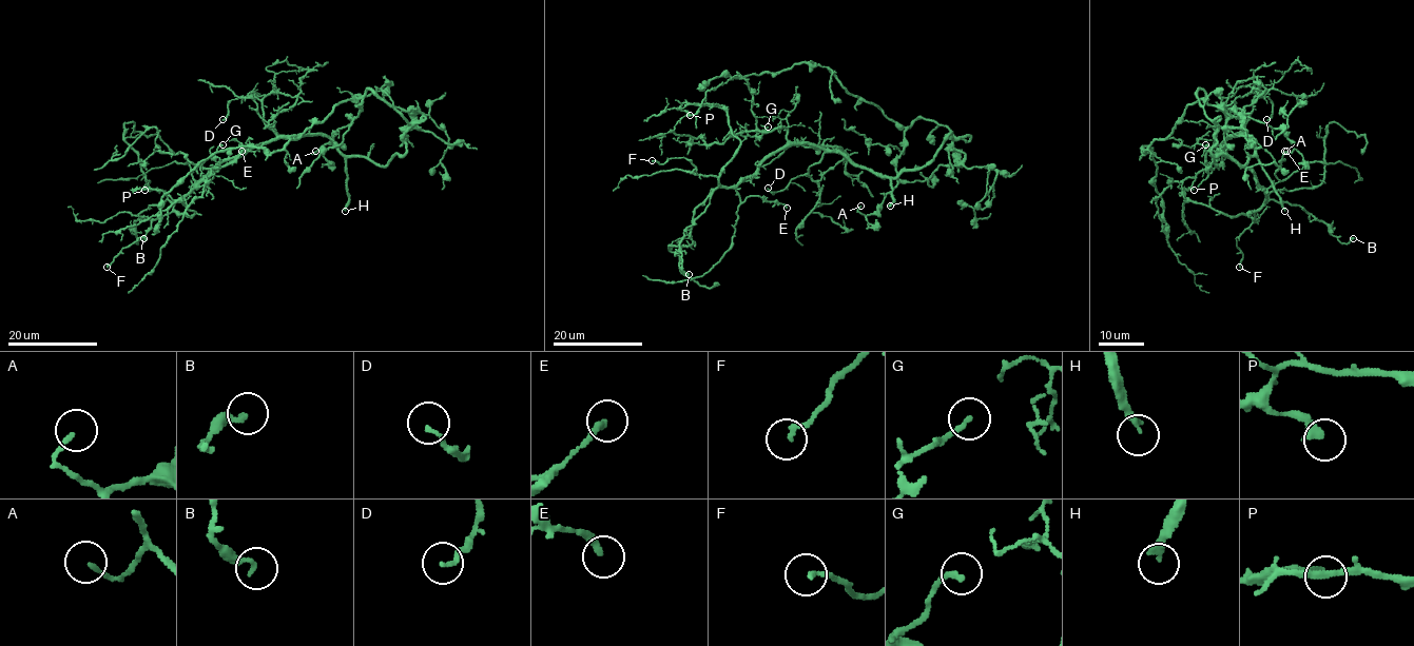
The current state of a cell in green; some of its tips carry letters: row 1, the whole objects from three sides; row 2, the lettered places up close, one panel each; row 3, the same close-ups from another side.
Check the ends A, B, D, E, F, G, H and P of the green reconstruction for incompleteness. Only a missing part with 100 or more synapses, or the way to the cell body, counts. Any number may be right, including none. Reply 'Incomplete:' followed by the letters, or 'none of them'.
Incomplete: H

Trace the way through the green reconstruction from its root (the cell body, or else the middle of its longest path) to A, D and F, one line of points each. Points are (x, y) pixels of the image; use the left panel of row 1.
A: (369, 158), (384, 165), (403, 155), (408, 128), (370, 90), (352, 122), (315, 151)
D: (369, 158), (345, 156), (321, 134), (275, 133), (264, 122), (262, 102), (253, 96), (232, 99), (223, 119)
F: (369, 158), (345, 156), (321, 134), (279, 136), (250, 147), (225, 158), (107, 267)

